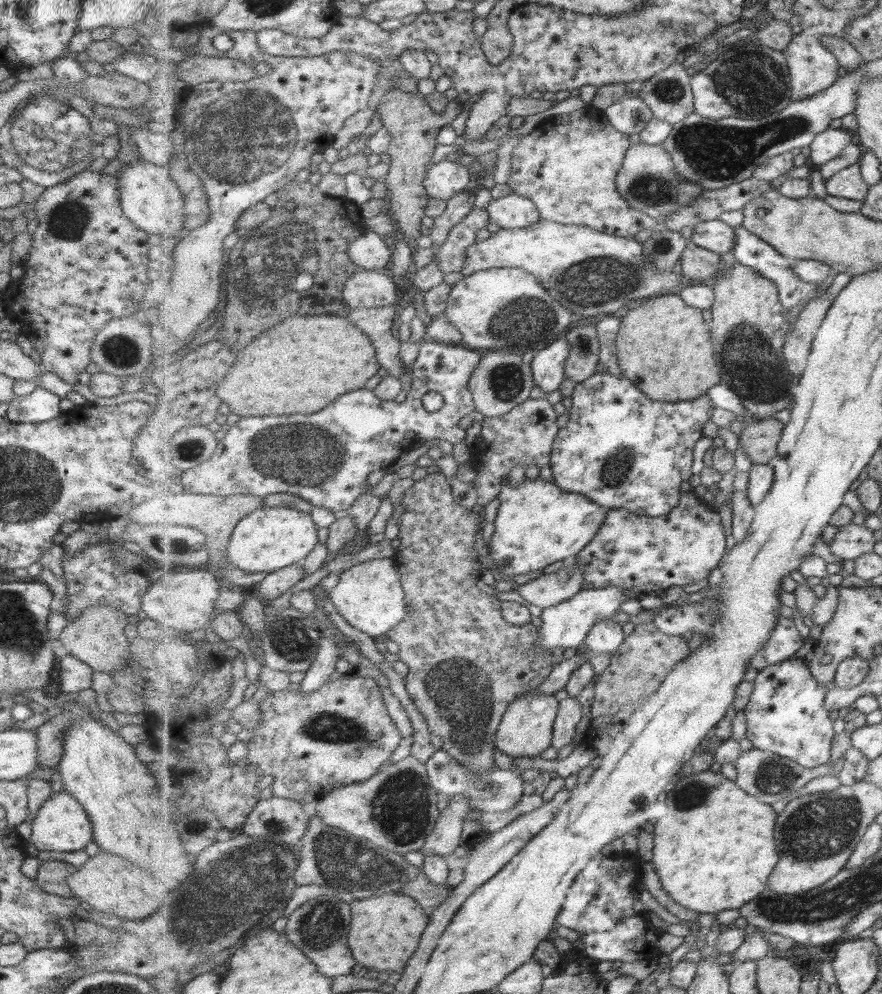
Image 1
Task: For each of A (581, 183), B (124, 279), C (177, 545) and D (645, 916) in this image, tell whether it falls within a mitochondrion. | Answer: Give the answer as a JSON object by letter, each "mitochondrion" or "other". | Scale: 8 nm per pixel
{"A":"other","B":"other","C":"mitochondrion","D":"other"}

